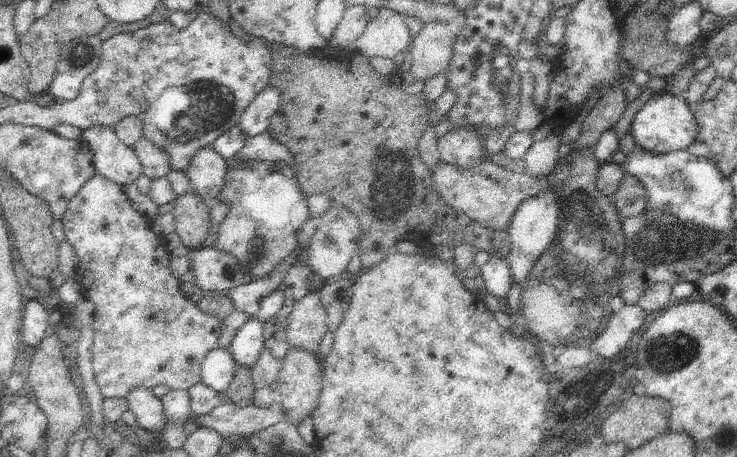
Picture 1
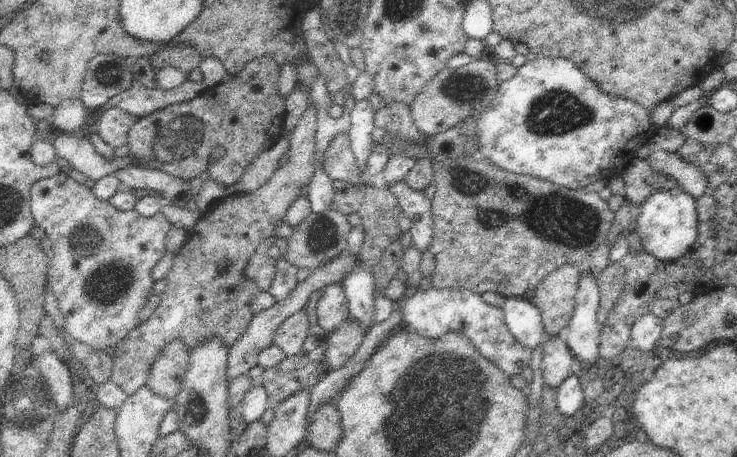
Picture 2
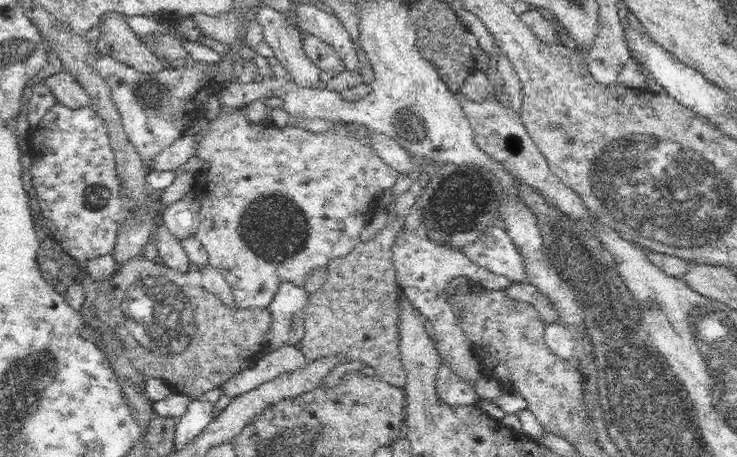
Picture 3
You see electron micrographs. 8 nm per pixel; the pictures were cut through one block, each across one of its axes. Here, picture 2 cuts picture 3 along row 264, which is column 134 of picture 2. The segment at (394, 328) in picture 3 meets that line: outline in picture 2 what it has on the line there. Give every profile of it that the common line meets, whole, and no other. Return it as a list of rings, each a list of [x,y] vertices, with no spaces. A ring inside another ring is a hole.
[[[312,103],[302,113],[298,124],[291,132],[288,162],[280,165],[275,175],[264,186],[254,192],[240,194],[240,198],[232,198],[224,206],[219,206],[218,218],[222,218],[222,220],[218,220],[218,224],[205,227],[201,217],[191,228],[192,232],[190,232],[188,240],[186,239],[174,254],[175,259],[166,278],[166,288],[158,306],[144,323],[134,327],[127,334],[127,337],[115,346],[116,356],[113,357],[114,368],[110,380],[120,386],[127,396],[138,392],[147,384],[154,361],[164,350],[164,347],[172,341],[181,339],[188,350],[188,354],[190,354],[198,345],[203,345],[216,337],[220,337],[229,354],[230,348],[248,328],[249,322],[255,317],[251,304],[261,288],[254,280],[245,275],[245,268],[249,265],[258,247],[272,237],[272,232],[283,223],[285,212],[290,208],[292,202],[300,196],[301,186],[309,184],[311,176],[318,168],[315,164],[314,154],[316,112]]]

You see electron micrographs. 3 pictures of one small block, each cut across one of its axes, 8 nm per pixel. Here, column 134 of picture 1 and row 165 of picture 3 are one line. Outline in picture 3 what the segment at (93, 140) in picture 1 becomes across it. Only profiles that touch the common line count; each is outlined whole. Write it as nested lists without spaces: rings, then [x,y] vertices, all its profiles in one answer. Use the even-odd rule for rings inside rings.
[[[184,134],[168,148],[156,154],[156,158],[152,158],[152,170],[176,171],[184,164],[191,164],[194,161],[195,152],[195,134]]]

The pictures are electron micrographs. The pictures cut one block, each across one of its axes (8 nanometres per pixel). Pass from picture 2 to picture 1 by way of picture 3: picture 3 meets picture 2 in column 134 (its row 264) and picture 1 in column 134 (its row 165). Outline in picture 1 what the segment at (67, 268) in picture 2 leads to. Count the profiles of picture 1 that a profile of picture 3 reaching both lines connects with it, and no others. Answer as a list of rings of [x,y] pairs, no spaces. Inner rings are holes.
[[[96,173],[78,192],[76,196],[70,200],[66,212],[62,214],[60,219],[63,224],[63,230],[65,234],[65,240],[68,240],[74,247],[79,258],[77,266],[77,272],[75,278],[77,278],[81,296],[87,298],[94,304],[93,310],[93,332],[94,340],[91,346],[92,351],[92,364],[94,368],[94,380],[97,386],[100,387],[102,396],[104,399],[108,398],[128,398],[128,394],[134,390],[134,388],[148,388],[152,390],[155,386],[165,385],[168,388],[174,390],[189,390],[194,384],[198,384],[201,381],[202,363],[204,359],[213,348],[217,347],[218,340],[222,334],[222,320],[218,316],[212,316],[212,314],[206,314],[198,308],[197,304],[188,299],[185,294],[180,290],[180,278],[176,278],[176,274],[172,274],[172,270],[169,268],[170,252],[166,250],[166,239],[158,236],[152,232],[153,217],[145,214],[140,214],[133,205],[133,193],[130,193],[119,184],[104,178],[102,174]]]

